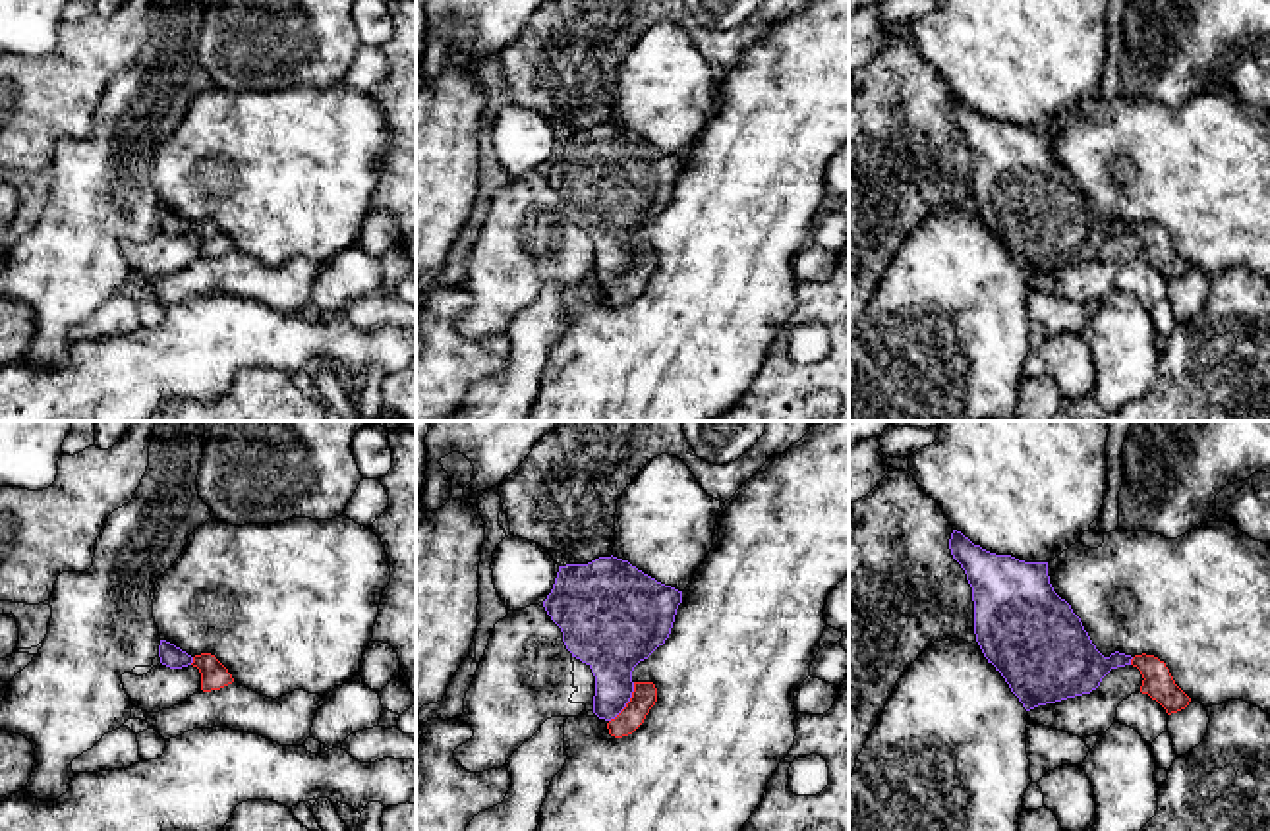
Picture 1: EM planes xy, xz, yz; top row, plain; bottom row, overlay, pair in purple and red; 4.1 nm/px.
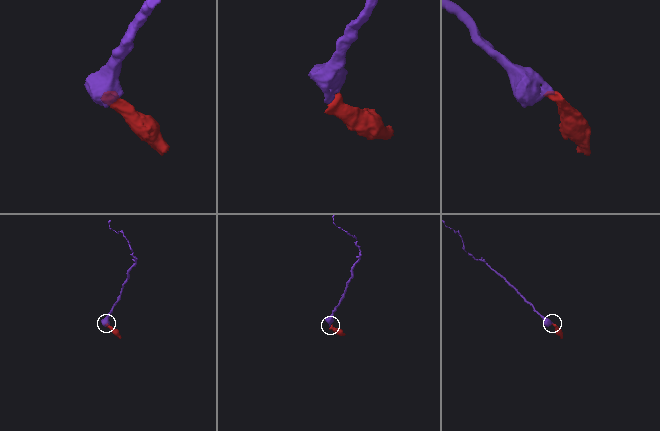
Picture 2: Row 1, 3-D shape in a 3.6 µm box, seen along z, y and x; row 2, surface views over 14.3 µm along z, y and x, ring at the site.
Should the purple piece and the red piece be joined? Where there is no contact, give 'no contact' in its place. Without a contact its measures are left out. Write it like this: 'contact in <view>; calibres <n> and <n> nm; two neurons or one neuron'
contact in xz; calibres 280 and 110 nm; one neuron

